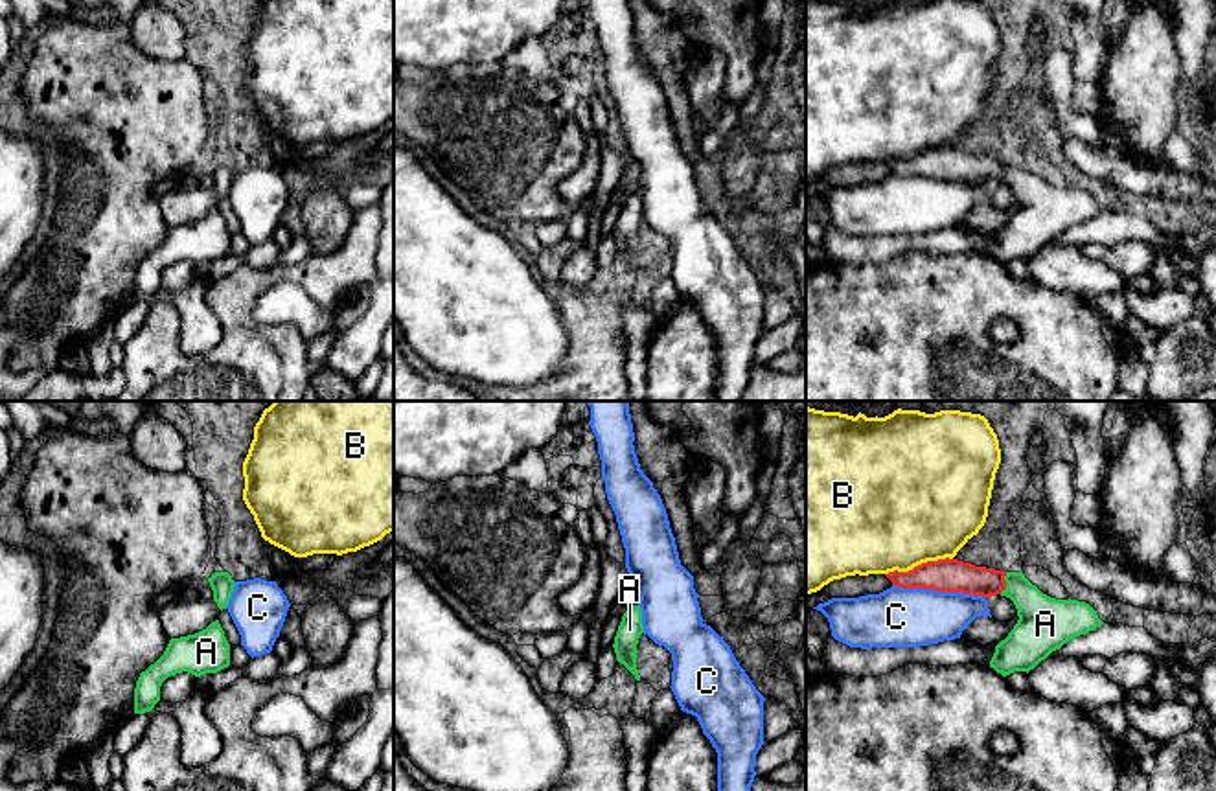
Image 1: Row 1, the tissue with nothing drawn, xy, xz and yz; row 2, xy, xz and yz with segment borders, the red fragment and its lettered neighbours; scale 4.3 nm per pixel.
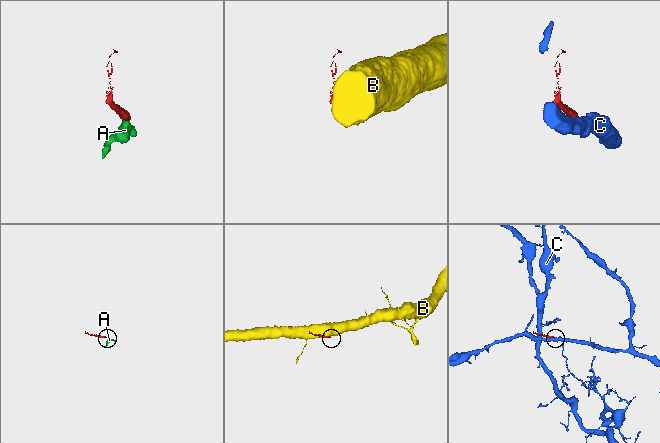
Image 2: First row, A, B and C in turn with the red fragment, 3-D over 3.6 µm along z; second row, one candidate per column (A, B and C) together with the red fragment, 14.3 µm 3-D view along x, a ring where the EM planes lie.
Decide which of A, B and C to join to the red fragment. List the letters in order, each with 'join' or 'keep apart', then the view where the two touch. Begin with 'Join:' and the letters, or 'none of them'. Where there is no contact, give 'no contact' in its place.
Join: A
A: join; meets red in yz
B: keep apart; meets red in yz
C: keep apart; meets red in yz

